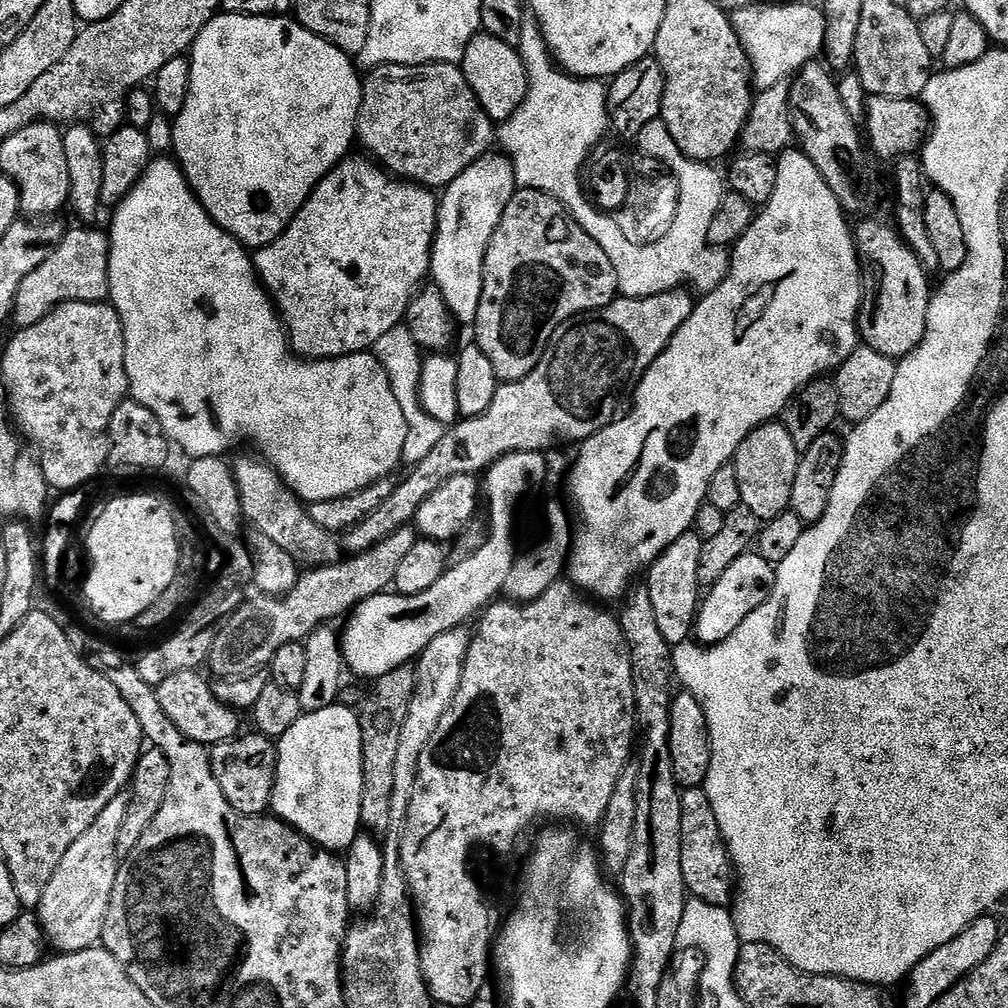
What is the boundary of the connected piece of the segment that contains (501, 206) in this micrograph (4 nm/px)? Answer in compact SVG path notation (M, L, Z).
M489 154L474 162L454 182L443 189L436 210L436 241L432 243L431 283L437 292L442 294L446 306L451 310L457 325L475 325L478 318L478 302L482 298L482 282L484 281L484 263L486 250L490 246L490 238L494 238L494 230L498 230L498 222L502 222L502 214L506 214L506 206L510 198L518 190L516 175L512 161L503 154Z

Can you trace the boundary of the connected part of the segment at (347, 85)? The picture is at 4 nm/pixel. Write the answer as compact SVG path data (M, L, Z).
M237 12L217 14L212 21L200 31L198 38L190 49L190 94L186 98L186 106L182 106L182 114L174 117L172 126L172 146L175 159L188 179L188 185L202 206L233 238L239 240L249 250L266 248L277 240L290 226L290 222L300 213L302 206L312 197L312 191L322 183L328 173L349 155L348 152L357 143L356 123L362 102L362 76L354 63L338 46L326 42L318 34L306 30L299 20L282 16L243 16Z

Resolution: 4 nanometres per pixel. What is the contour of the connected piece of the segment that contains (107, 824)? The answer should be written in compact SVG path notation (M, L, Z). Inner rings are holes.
M127 795L114 797L106 810L102 810L102 814L90 822L86 834L82 834L82 838L78 838L78 842L66 850L62 862L58 862L58 870L54 870L54 878L50 878L46 885L38 915L48 943L57 953L86 950L101 943L110 894L114 894L114 882L122 863L121 857L116 854L116 847L127 805Z

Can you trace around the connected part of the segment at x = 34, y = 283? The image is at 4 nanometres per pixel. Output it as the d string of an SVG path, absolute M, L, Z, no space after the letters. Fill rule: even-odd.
M96 226L69 227L65 231L62 242L52 251L50 258L33 270L22 286L18 286L18 294L14 298L14 306L10 317L17 329L29 328L42 318L46 318L60 304L70 302L90 302L99 304L109 299L108 283L110 282L110 236L107 231L99 232Z

